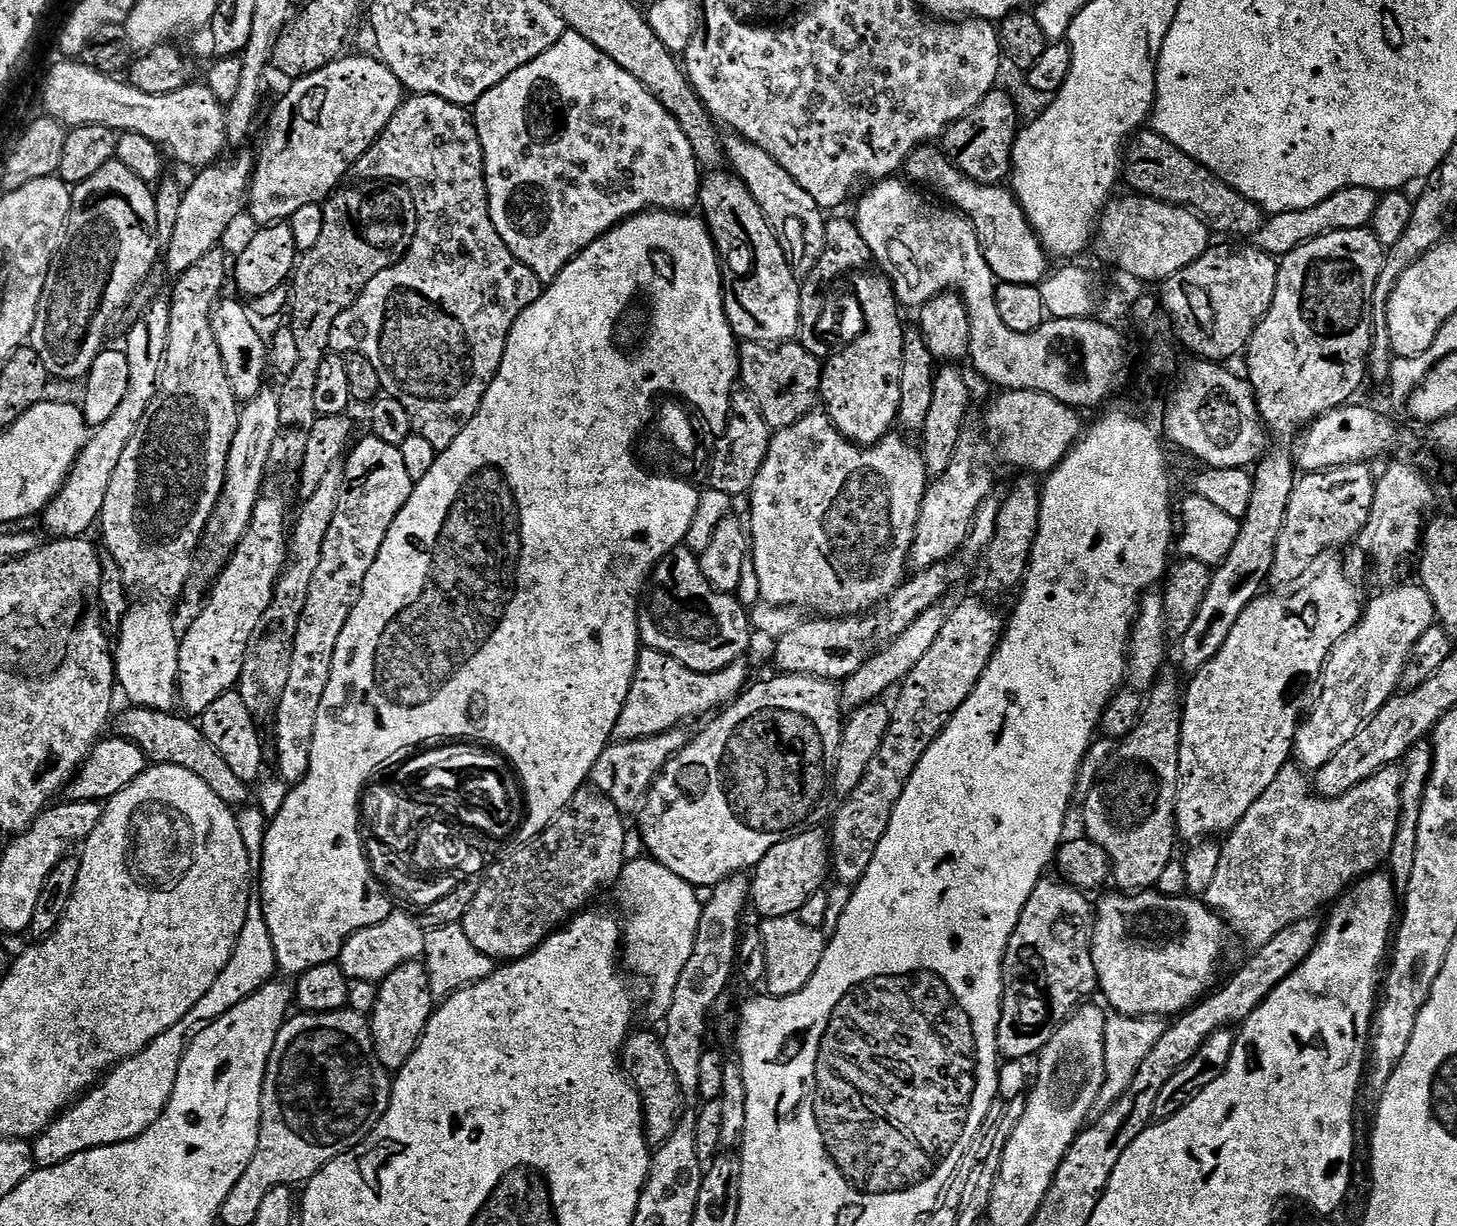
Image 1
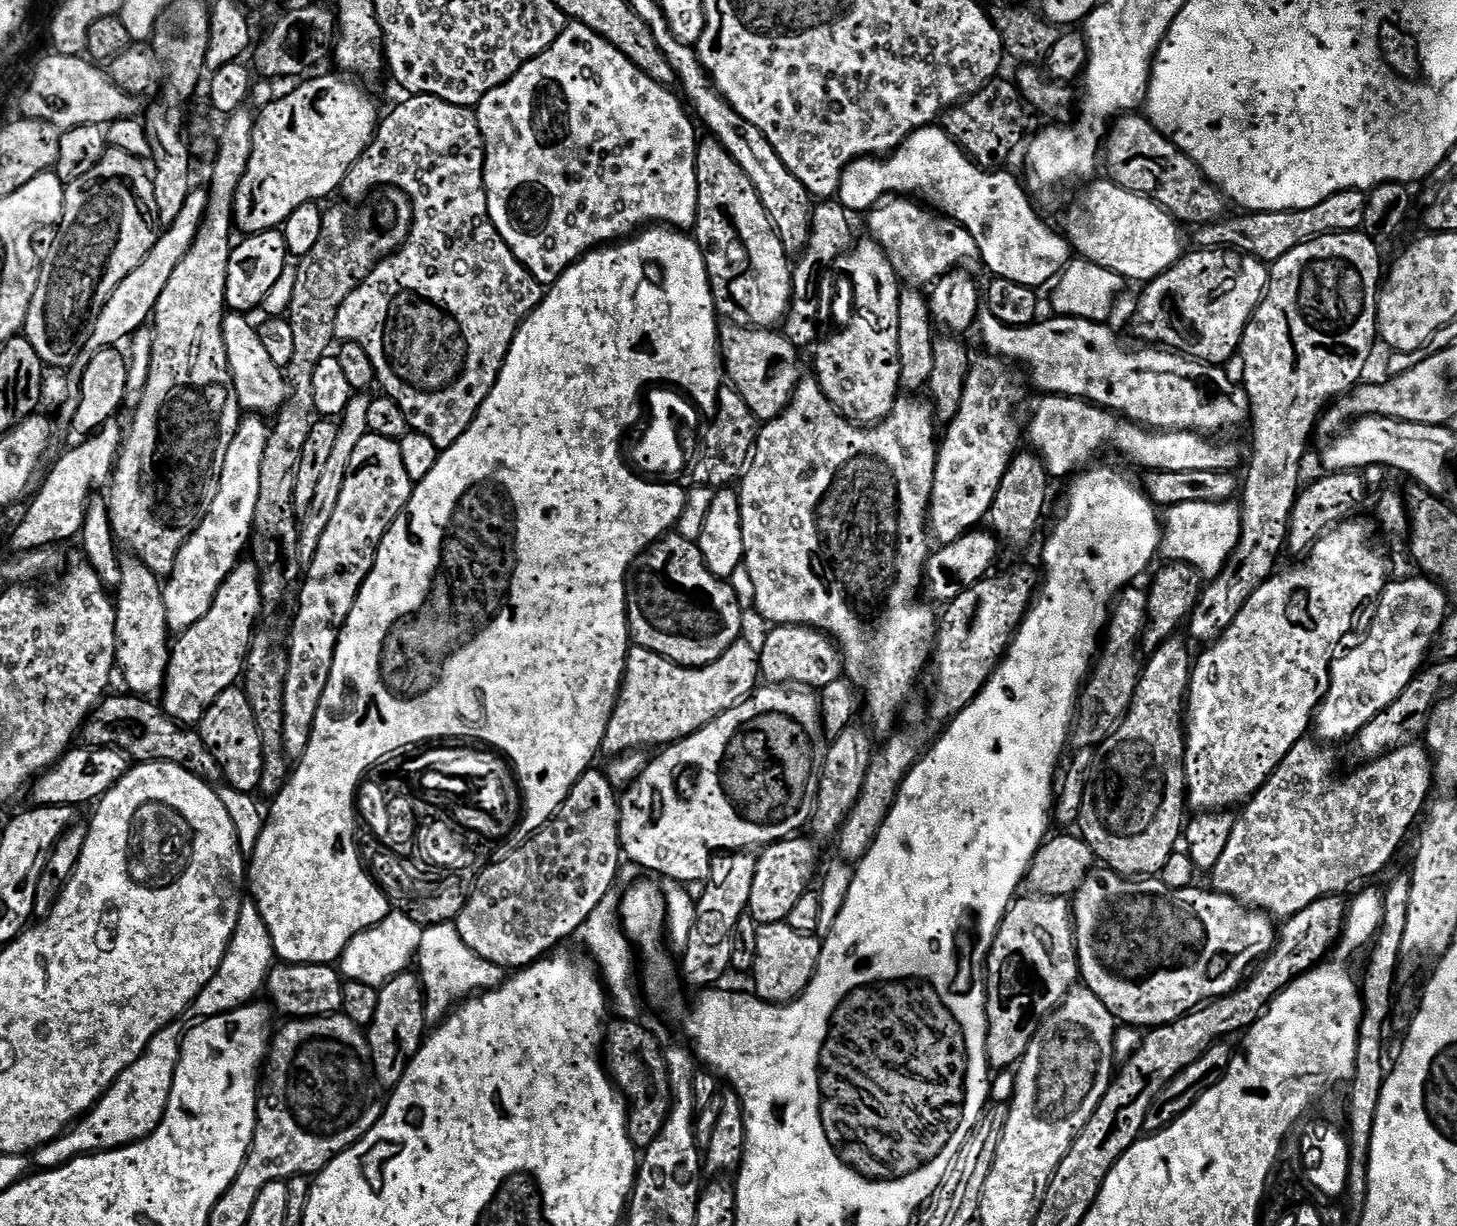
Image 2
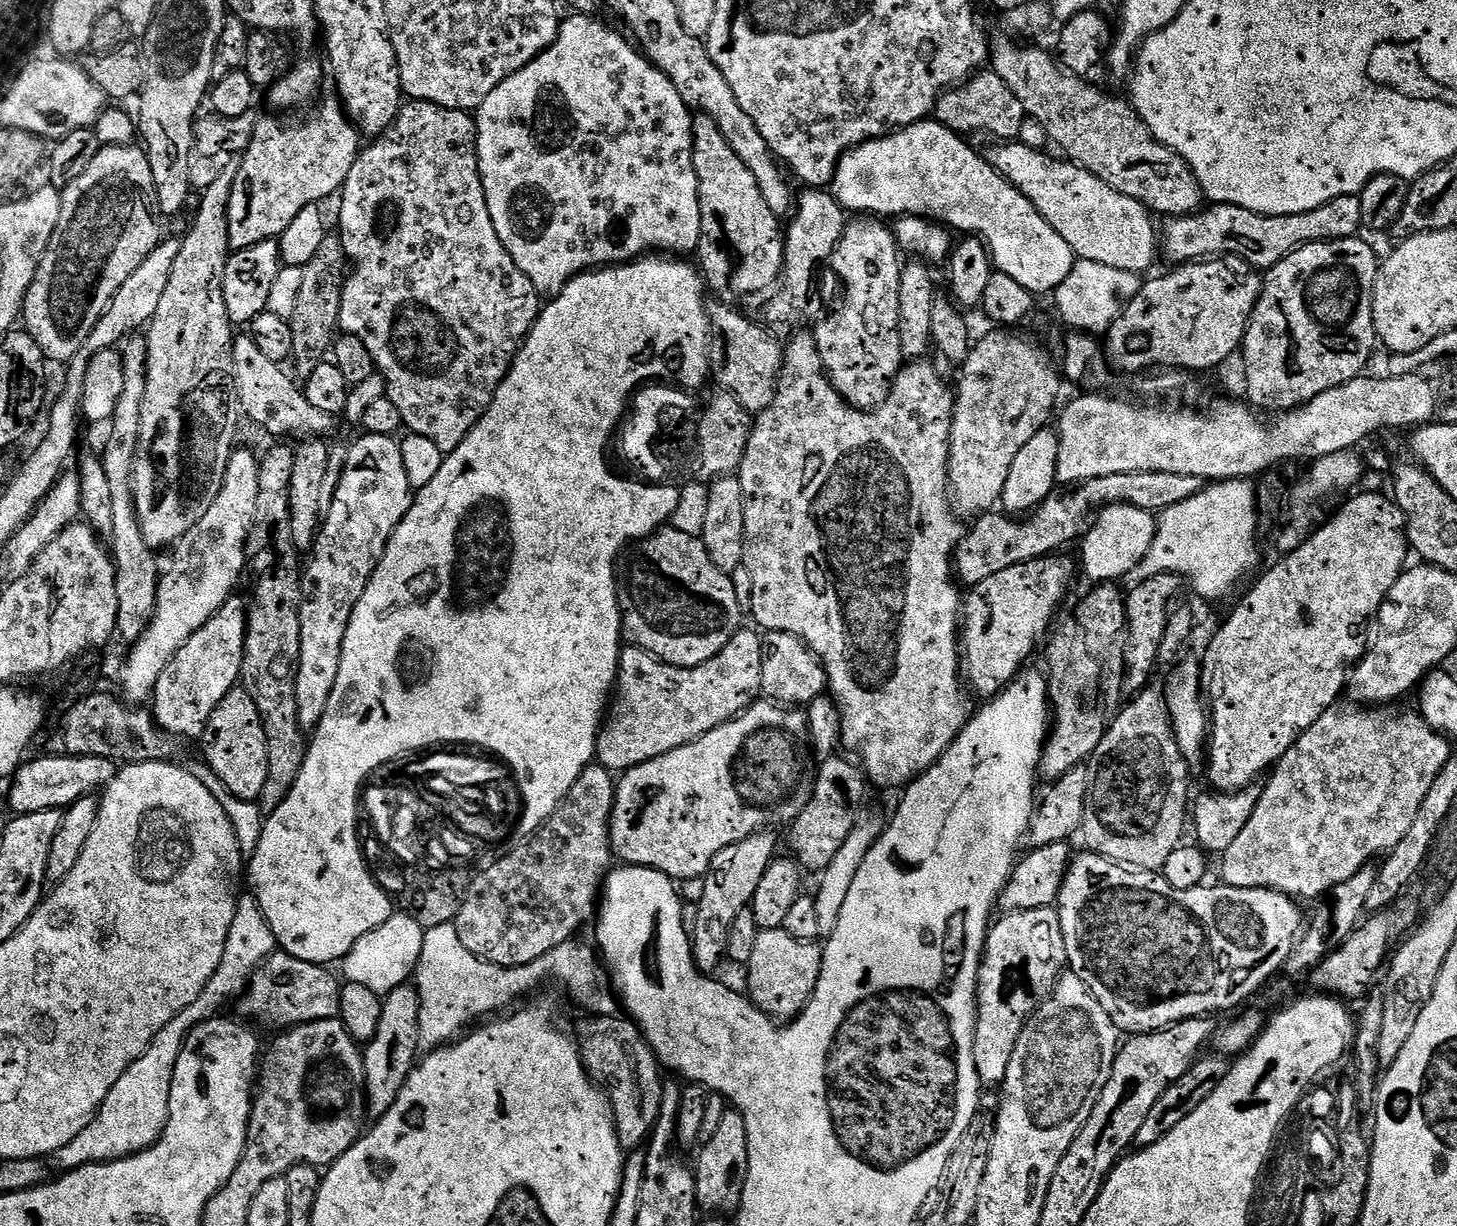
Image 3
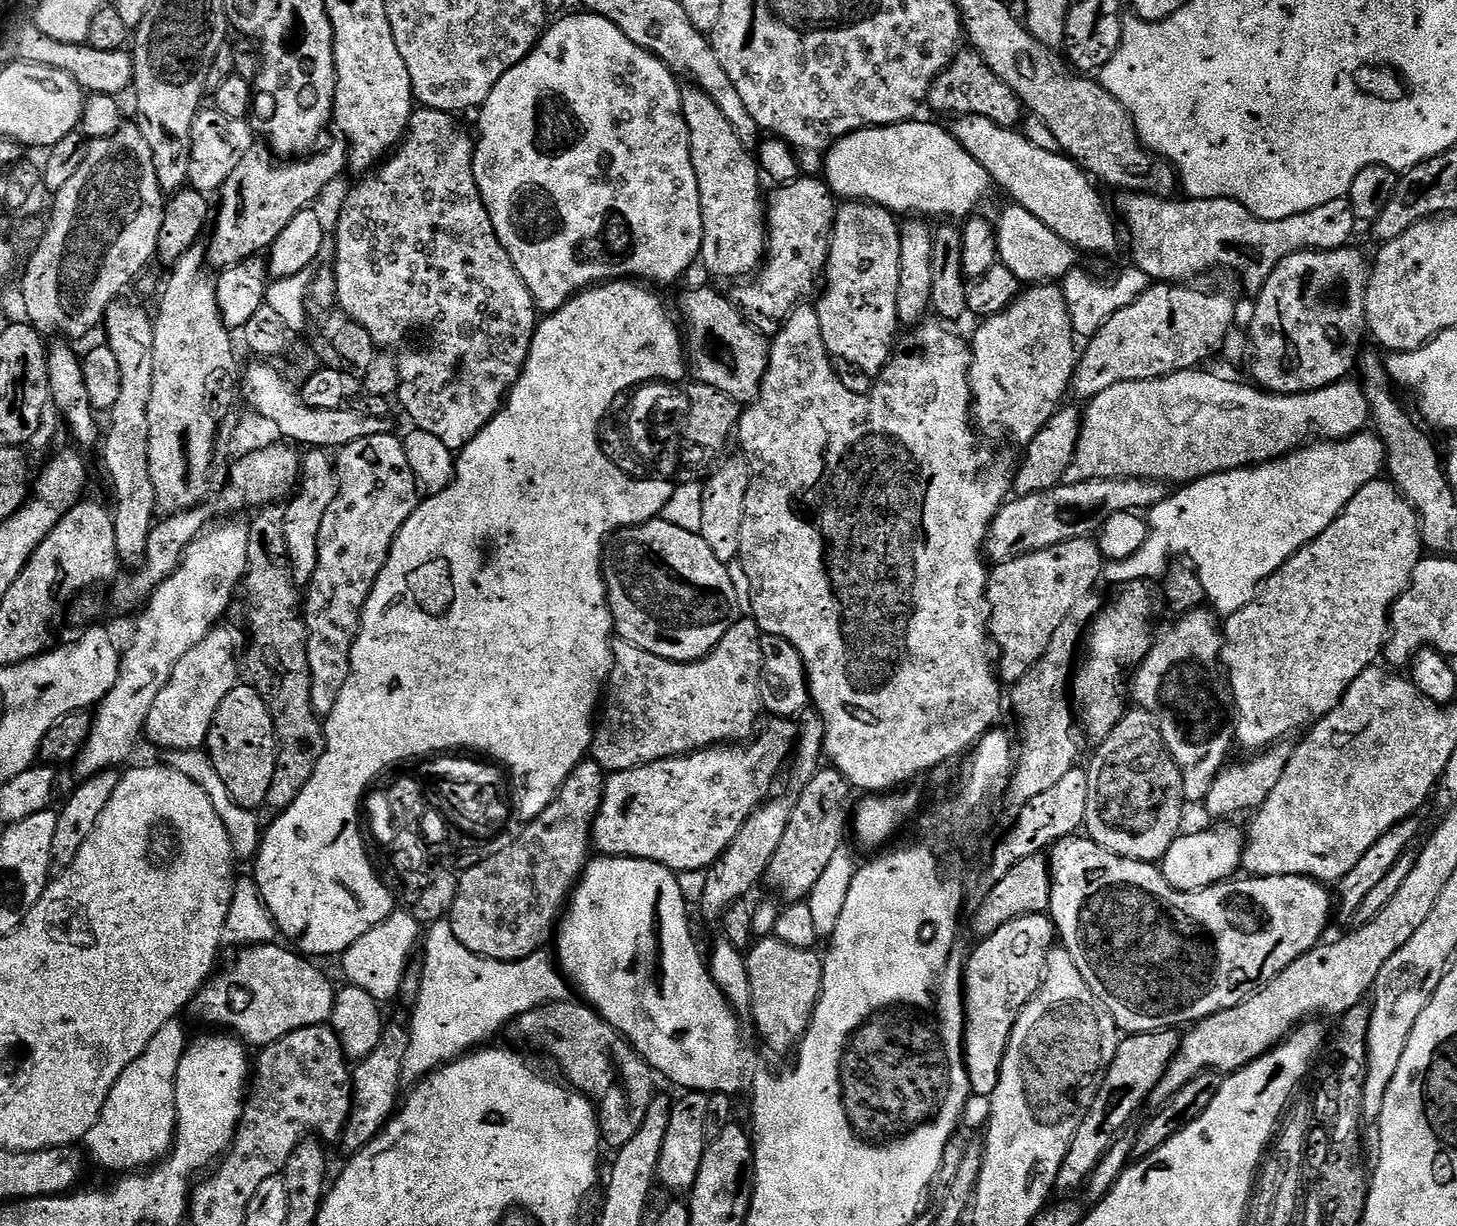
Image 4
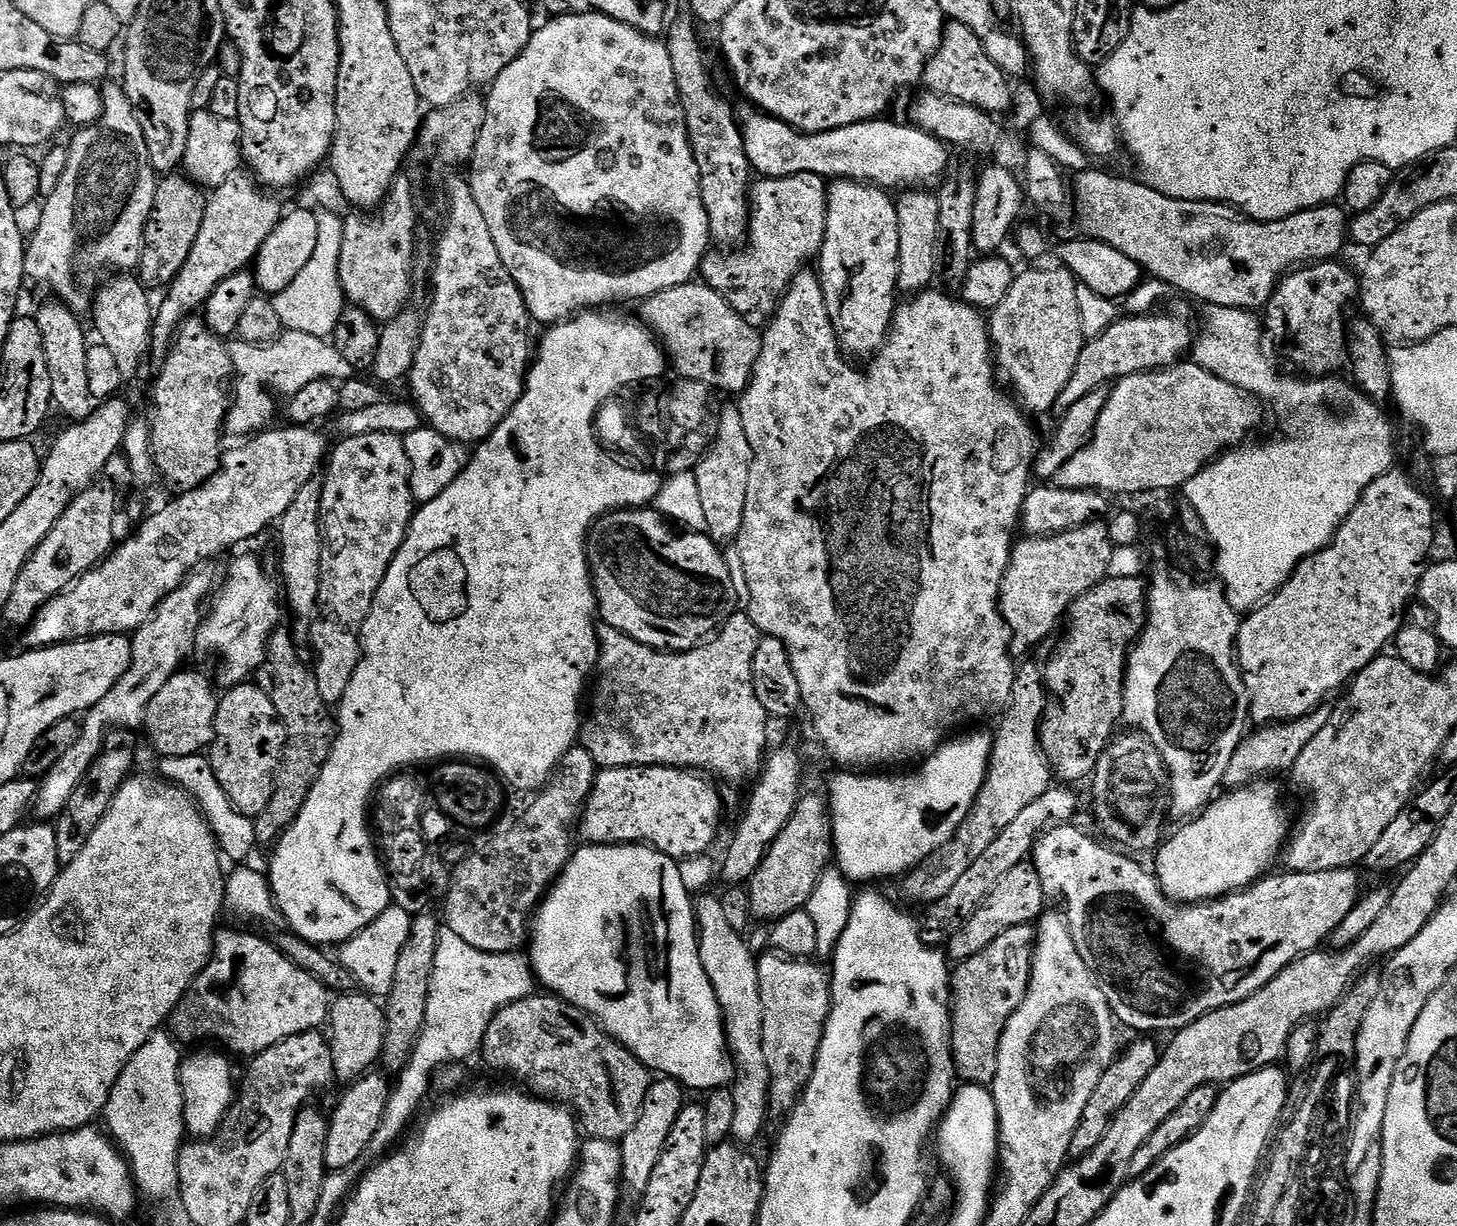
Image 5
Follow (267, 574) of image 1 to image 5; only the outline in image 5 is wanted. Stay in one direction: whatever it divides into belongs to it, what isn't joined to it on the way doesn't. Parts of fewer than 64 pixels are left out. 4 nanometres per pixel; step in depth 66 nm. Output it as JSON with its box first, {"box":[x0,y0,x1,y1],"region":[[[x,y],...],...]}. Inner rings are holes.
{"box":[143,672,218,756],"region":[[[175,672],[154,694],[144,715],[143,731],[148,731],[148,740],[154,751],[163,756],[184,756],[201,754],[215,738],[215,712],[218,693],[200,672]]]}

